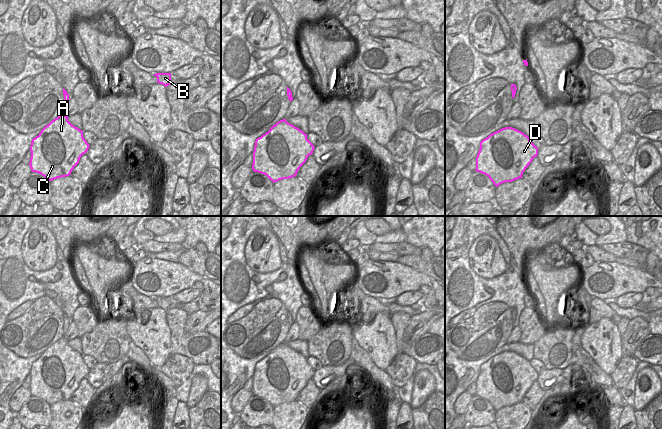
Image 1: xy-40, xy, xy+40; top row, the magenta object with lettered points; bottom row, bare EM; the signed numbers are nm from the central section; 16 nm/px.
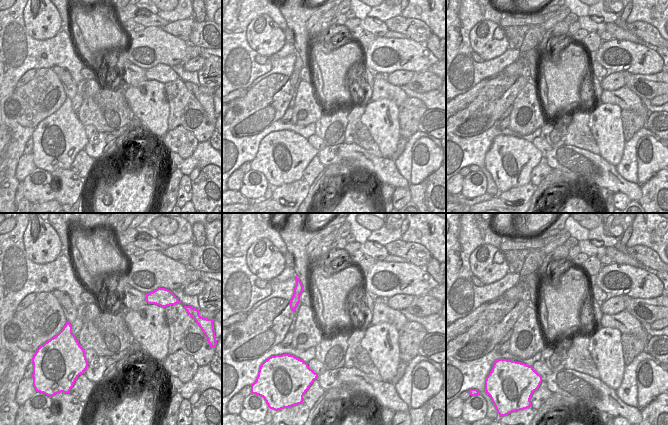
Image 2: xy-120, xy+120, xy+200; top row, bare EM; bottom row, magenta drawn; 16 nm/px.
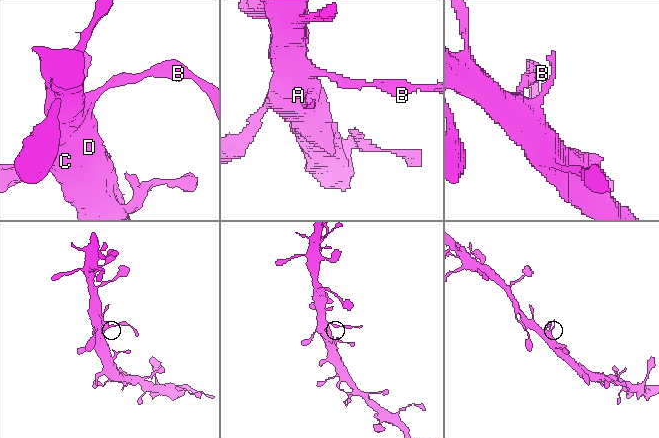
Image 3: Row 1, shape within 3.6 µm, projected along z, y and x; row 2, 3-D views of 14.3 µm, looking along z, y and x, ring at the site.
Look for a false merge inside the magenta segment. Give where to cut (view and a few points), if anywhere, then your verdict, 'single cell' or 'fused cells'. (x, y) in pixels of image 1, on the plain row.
no cut; single cell

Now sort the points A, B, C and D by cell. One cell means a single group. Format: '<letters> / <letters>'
A B C D

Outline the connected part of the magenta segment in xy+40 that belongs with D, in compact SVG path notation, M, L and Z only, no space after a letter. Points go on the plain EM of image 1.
M505 351L480 366L475 395L488 400L498 411L502 407L522 402L523 396L537 379L538 372L530 365L530 361L515 352Z

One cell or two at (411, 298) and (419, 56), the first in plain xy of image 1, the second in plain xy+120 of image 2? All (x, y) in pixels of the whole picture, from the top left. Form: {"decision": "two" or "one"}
{"decision": "two"}

